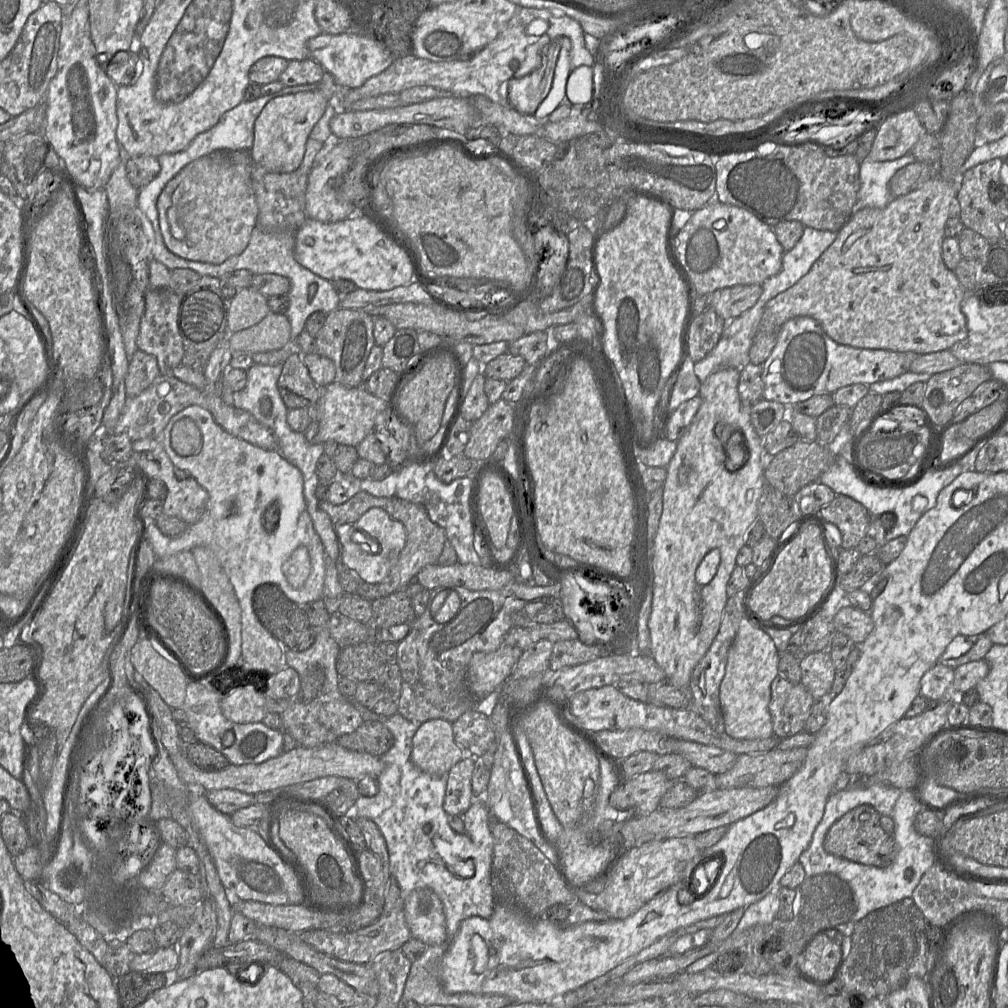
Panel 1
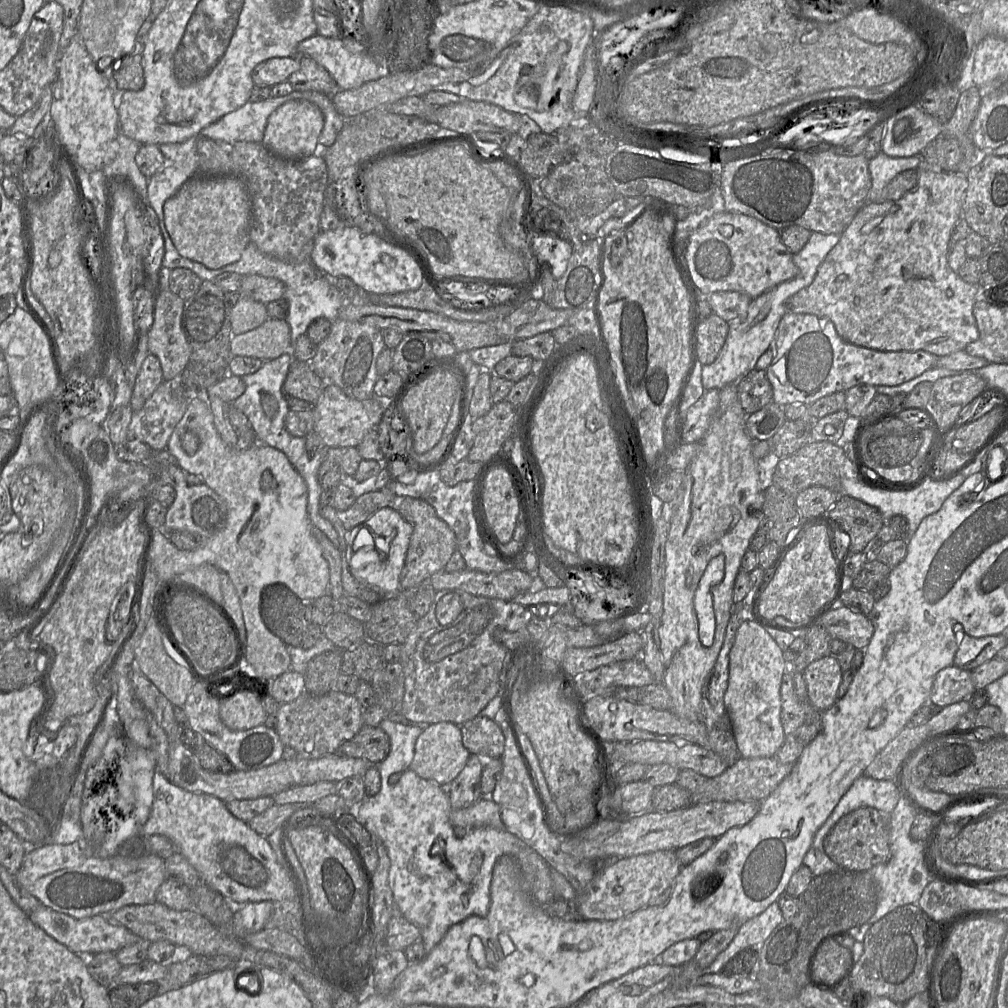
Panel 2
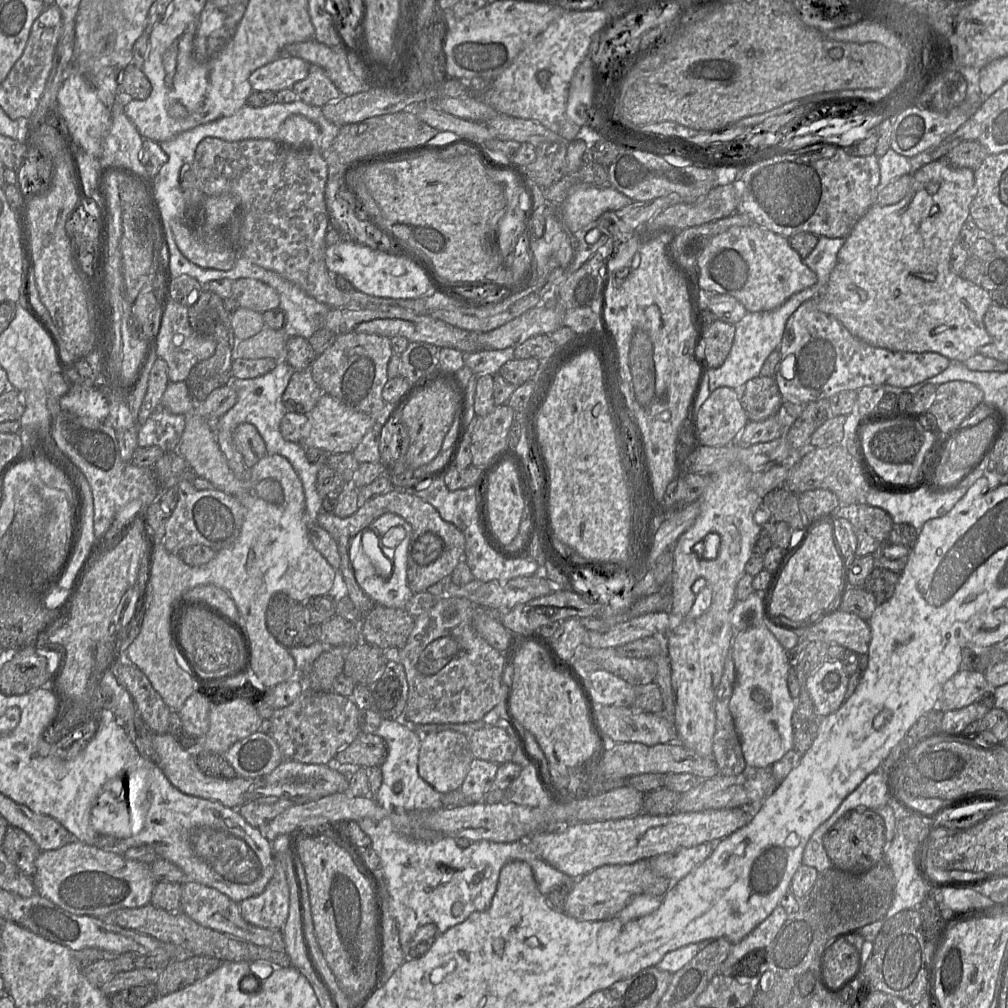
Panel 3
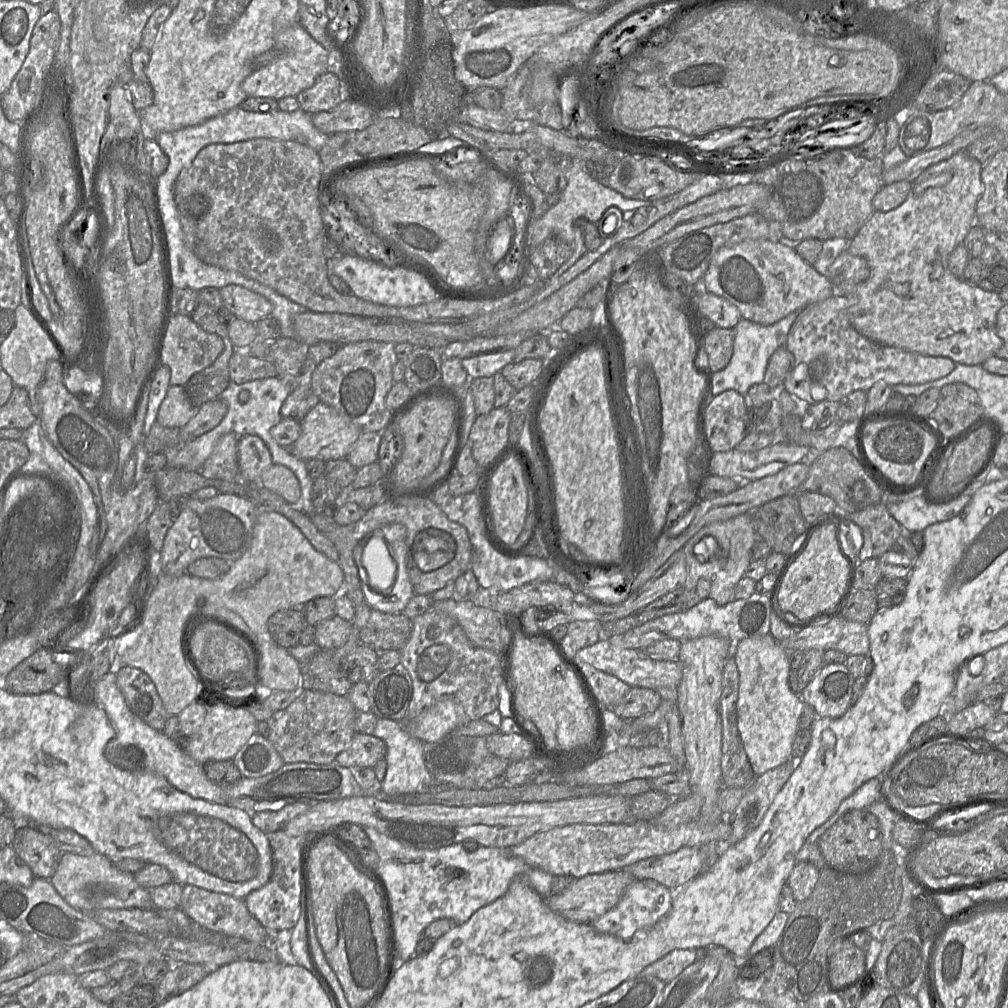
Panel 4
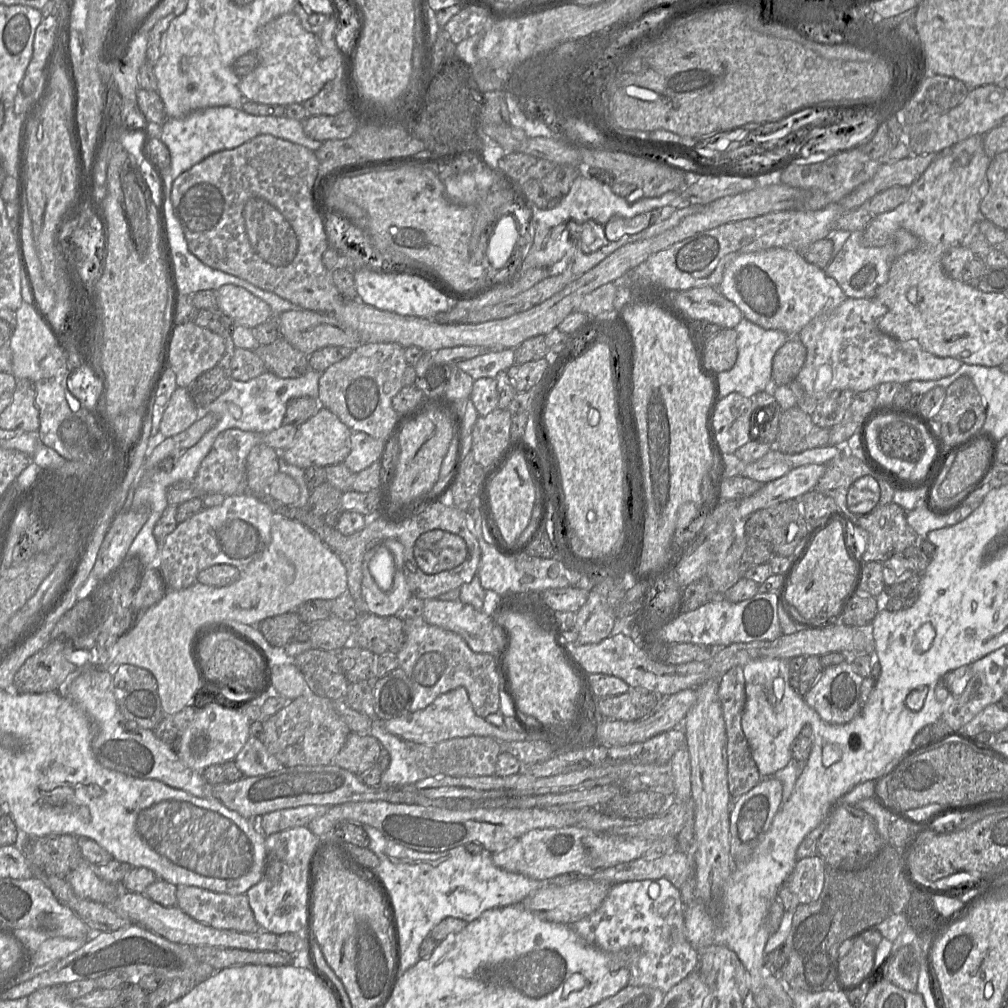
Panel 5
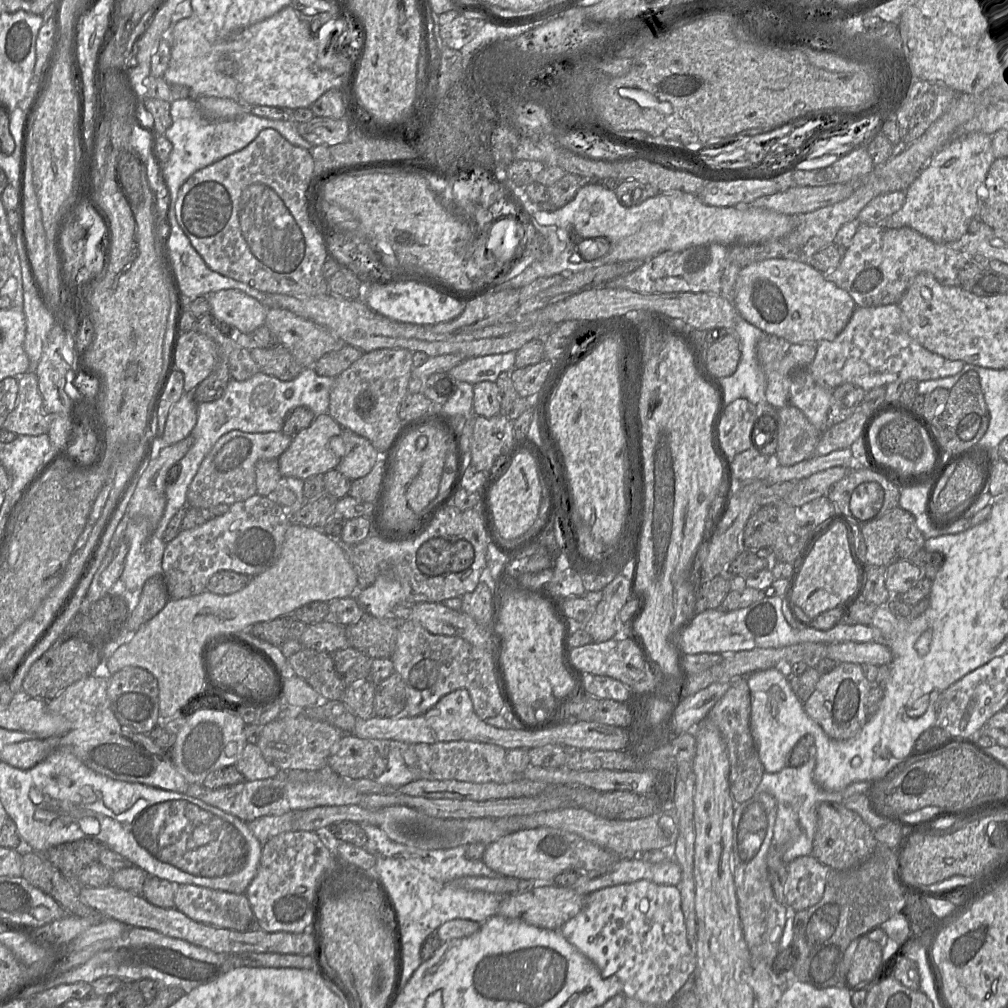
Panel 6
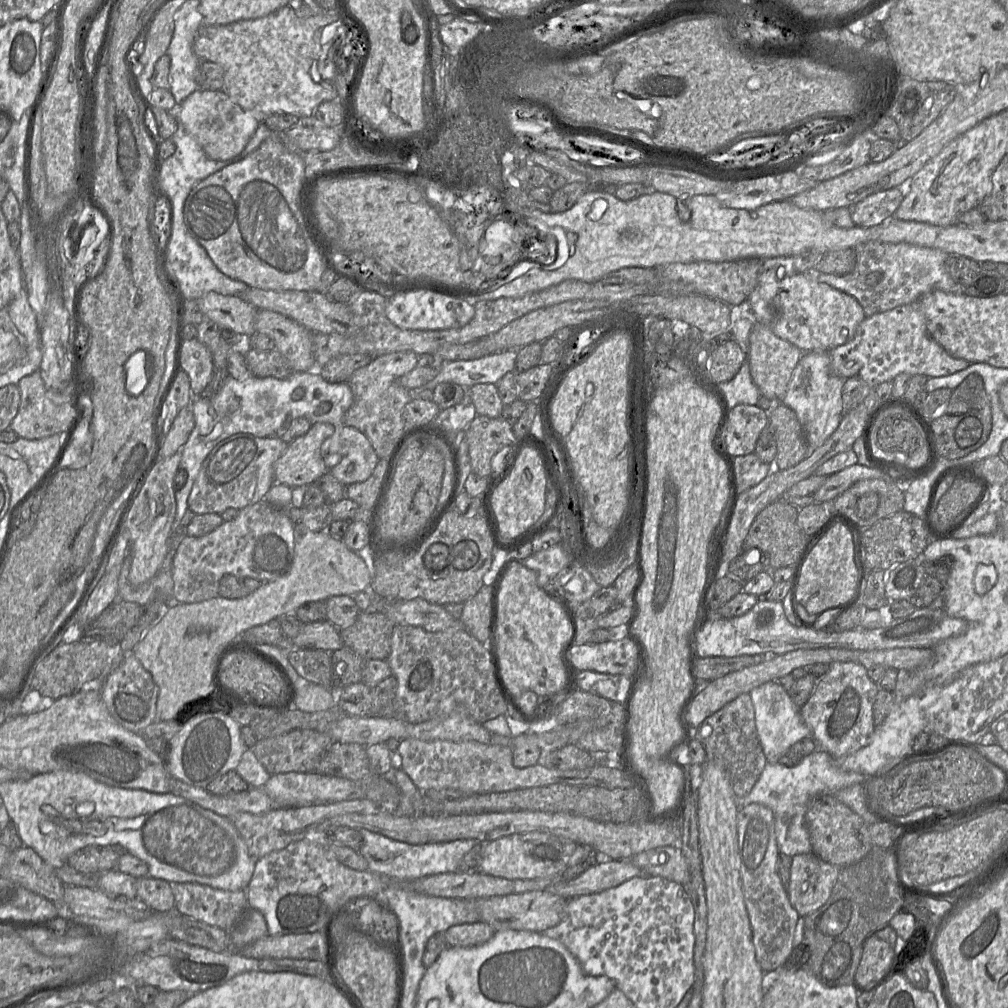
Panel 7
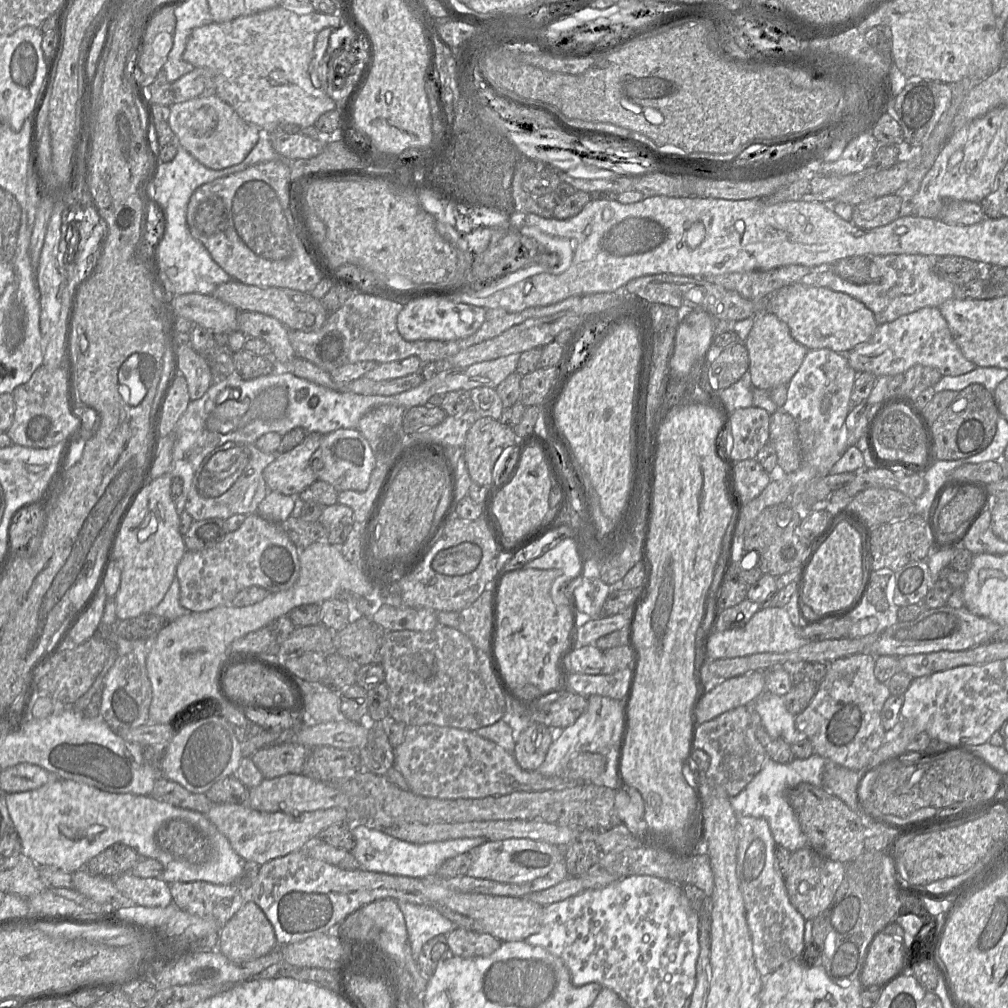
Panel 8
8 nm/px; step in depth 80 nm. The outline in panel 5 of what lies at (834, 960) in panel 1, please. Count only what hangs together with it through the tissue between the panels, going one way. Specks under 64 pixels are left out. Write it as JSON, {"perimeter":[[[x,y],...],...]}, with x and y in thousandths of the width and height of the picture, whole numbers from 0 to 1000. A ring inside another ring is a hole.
{"perimeter":[[[853,929],[838,934],[832,940],[831,977],[850,977],[861,970],[871,958],[867,958],[868,942]]]}

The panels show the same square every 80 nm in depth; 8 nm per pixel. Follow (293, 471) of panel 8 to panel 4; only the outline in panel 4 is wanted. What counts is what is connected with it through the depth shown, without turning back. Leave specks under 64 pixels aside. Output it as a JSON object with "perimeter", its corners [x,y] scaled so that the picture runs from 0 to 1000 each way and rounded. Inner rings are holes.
{"perimeter":[[[318,398],[305,410],[298,418],[298,422],[297,435],[286,445],[302,457],[317,455],[324,458],[343,454],[359,429],[355,423]]]}

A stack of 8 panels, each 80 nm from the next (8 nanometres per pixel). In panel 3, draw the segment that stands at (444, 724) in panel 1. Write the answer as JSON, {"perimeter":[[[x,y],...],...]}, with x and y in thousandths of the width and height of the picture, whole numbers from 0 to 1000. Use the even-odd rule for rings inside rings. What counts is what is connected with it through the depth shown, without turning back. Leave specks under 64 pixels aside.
{"perimeter":[[[449,724],[420,727],[415,751],[415,767],[435,787],[441,789],[458,779],[469,755],[464,731]]]}

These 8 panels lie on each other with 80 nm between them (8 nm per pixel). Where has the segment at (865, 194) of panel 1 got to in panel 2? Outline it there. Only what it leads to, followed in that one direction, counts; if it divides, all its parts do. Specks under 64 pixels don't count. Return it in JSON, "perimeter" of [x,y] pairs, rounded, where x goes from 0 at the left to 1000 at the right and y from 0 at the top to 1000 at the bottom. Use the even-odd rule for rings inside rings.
{"perimeter":[[[873,150],[872,153],[861,161],[861,168],[864,176],[861,200],[877,200],[873,199],[873,192],[877,186],[892,172],[914,166],[914,161],[915,157],[913,154],[884,156]]]}

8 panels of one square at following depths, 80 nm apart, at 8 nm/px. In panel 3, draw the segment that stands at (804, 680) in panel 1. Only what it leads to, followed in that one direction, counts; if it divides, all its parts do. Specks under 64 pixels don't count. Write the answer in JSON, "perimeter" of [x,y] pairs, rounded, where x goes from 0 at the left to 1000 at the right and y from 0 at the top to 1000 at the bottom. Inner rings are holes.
{"perimeter":[[[820,654],[800,675],[809,711],[817,712],[829,706],[838,696],[842,672],[833,655]]]}

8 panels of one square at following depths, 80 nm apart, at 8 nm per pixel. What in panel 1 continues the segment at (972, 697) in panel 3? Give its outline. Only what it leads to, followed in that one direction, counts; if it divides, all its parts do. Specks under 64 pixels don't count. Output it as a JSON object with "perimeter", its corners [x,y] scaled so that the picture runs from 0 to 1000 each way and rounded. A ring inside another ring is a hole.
{"perimeter":[[[929,659],[921,665],[913,676],[913,688],[921,694],[944,695],[944,679],[946,664],[935,659]]]}

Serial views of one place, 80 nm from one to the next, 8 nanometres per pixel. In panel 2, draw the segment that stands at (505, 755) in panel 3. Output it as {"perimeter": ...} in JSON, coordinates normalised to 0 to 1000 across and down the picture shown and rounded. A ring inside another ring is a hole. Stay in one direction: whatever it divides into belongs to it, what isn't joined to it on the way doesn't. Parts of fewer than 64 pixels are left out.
{"perimeter":[[[474,709],[456,719],[458,737],[467,749],[478,753],[496,753],[501,732],[496,720],[484,711]]]}

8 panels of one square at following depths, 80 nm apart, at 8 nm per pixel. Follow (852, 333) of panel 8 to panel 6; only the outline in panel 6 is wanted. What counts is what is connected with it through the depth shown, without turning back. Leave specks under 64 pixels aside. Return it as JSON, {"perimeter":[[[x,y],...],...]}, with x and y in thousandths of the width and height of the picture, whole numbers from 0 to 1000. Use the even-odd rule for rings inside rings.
{"perimeter":[[[762,257],[738,265],[729,282],[728,304],[734,315],[781,341],[827,337],[839,324],[848,306],[845,295],[804,262]]]}

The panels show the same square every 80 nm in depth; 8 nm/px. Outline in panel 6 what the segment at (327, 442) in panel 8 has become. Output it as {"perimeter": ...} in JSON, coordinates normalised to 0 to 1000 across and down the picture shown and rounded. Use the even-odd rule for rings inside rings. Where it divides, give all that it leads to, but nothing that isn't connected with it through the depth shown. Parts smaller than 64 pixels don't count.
{"perimeter":[[[340,426],[338,435],[341,439],[342,451],[333,465],[348,477],[363,472],[378,450],[361,434]]]}

